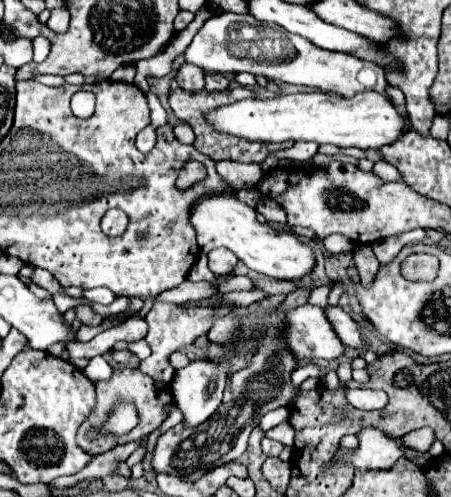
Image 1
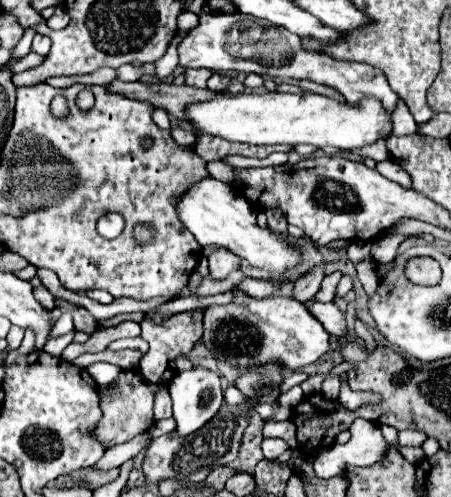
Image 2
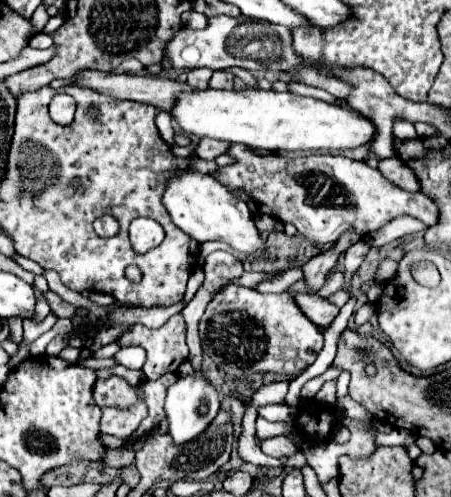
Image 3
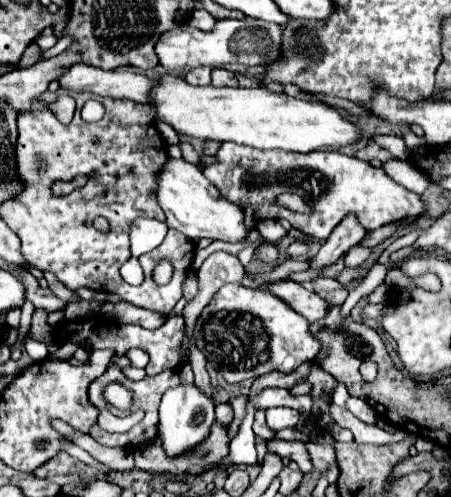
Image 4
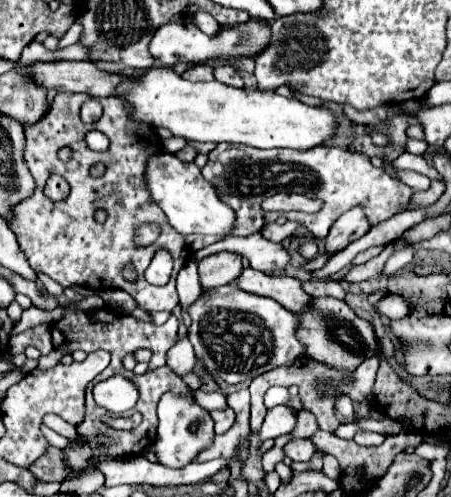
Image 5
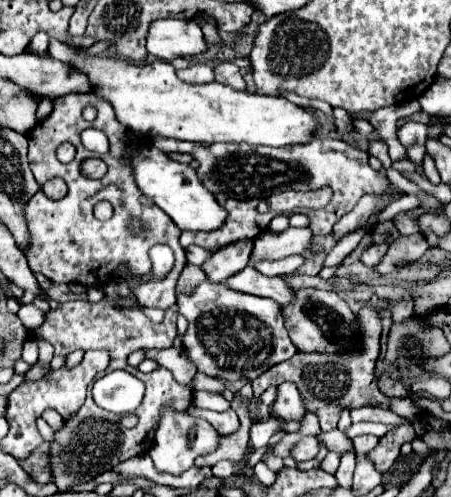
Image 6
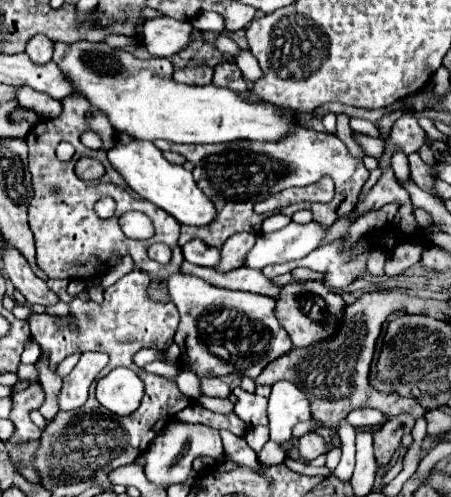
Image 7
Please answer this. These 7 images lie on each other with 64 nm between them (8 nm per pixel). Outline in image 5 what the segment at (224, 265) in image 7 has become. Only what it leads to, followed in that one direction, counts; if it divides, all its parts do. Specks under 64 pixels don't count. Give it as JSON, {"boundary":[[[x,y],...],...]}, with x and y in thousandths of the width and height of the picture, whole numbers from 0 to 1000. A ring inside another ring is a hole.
{"boundary":[[[514,507],[470,511],[448,527],[439,527],[439,551],[448,588],[523,567],[523,559],[537,551],[537,515]]]}

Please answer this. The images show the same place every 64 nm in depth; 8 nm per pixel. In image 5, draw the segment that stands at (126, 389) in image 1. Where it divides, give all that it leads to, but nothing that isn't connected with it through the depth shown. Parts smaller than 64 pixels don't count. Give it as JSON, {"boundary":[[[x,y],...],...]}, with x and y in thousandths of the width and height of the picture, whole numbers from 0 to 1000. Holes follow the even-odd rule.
{"boundary":[[[293,833],[288,841],[248,841],[248,837],[231,837],[226,849],[253,865],[293,865],[315,849],[310,833]]]}

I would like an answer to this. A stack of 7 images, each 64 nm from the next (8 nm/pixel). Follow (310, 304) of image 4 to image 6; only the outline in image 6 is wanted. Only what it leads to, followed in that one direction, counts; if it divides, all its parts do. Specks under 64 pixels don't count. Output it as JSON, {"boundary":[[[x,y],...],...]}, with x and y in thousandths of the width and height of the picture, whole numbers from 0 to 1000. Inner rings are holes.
{"boundary":[[[545,535],[523,555],[510,555],[497,571],[506,571],[510,579],[519,579],[528,588],[603,600],[621,616],[639,616],[647,608],[647,600],[652,600],[652,584],[643,579],[643,571],[630,559],[621,559],[621,555],[585,555],[559,535]]]}

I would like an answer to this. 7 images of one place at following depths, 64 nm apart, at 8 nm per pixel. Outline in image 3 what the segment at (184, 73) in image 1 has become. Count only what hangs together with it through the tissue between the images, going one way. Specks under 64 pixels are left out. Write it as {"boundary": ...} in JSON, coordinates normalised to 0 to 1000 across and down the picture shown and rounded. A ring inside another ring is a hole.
{"boundary":[[[430,137],[430,141],[417,141],[417,169],[439,177],[439,181],[457,181],[461,177],[461,161],[470,153],[470,141],[466,137]]]}

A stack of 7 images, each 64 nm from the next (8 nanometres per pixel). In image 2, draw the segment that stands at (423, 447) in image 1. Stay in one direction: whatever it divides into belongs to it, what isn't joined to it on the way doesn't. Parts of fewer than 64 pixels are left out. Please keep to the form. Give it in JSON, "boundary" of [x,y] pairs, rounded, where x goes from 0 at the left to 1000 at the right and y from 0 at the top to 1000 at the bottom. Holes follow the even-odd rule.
{"boundary":[[[900,865],[900,869],[882,873],[882,885],[891,897],[936,897],[945,881],[949,877],[936,865]]]}

